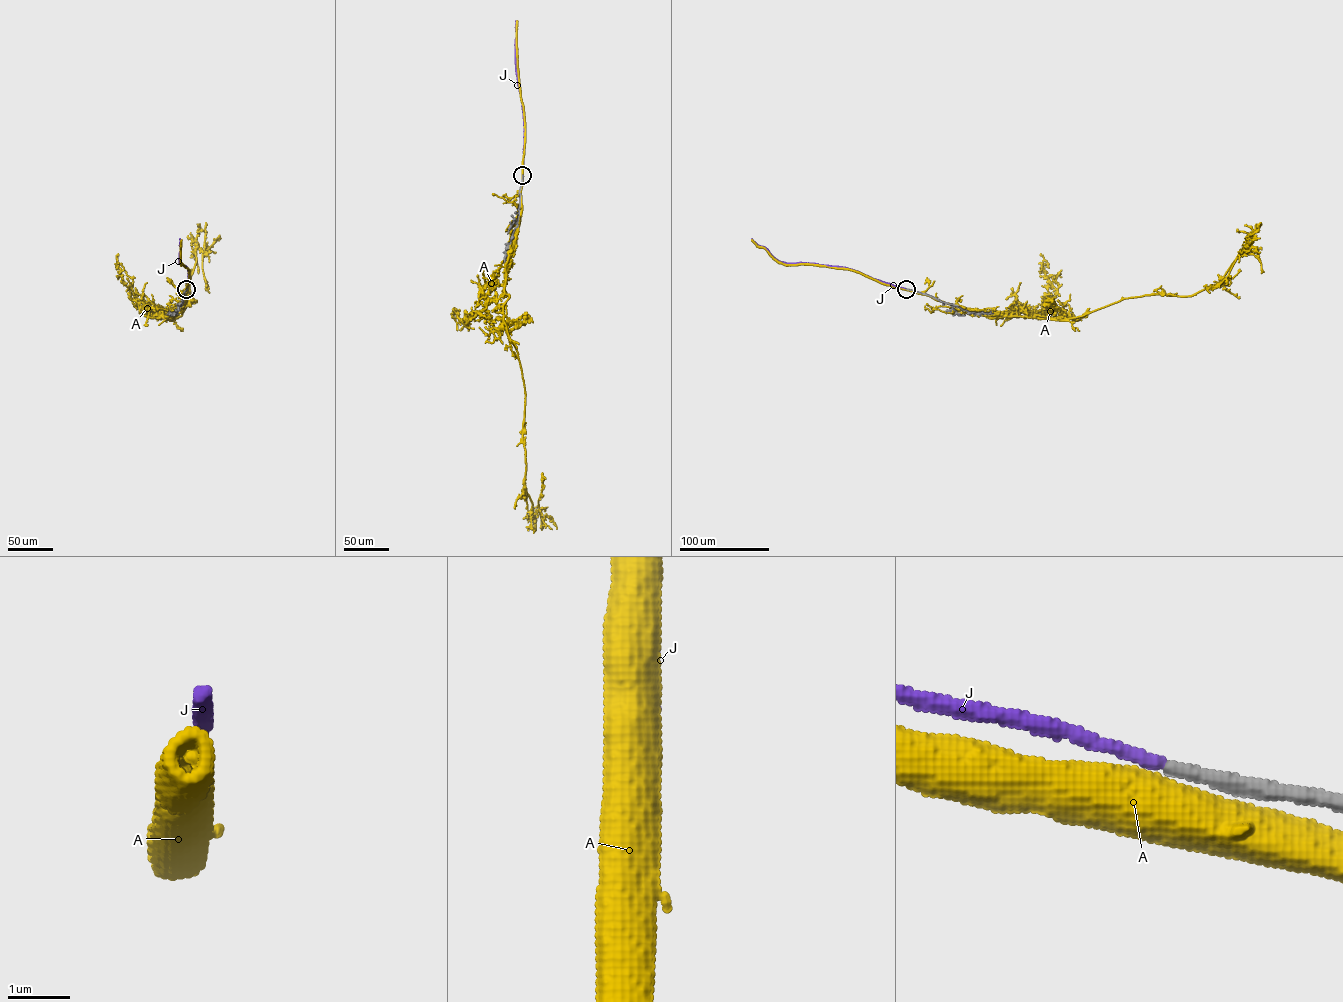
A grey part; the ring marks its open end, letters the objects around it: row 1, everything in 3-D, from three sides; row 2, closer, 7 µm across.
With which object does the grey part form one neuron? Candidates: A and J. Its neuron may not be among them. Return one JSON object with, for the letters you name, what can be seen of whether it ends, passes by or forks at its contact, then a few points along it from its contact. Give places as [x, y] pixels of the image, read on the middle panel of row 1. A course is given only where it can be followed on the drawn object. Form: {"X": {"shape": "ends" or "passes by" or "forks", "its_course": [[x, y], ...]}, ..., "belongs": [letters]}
{"J": {"shape": "ends", "its_course": [[522, 175], [524, 128], [515, 62], [515, 21]]}, "belongs": ["J"]}

